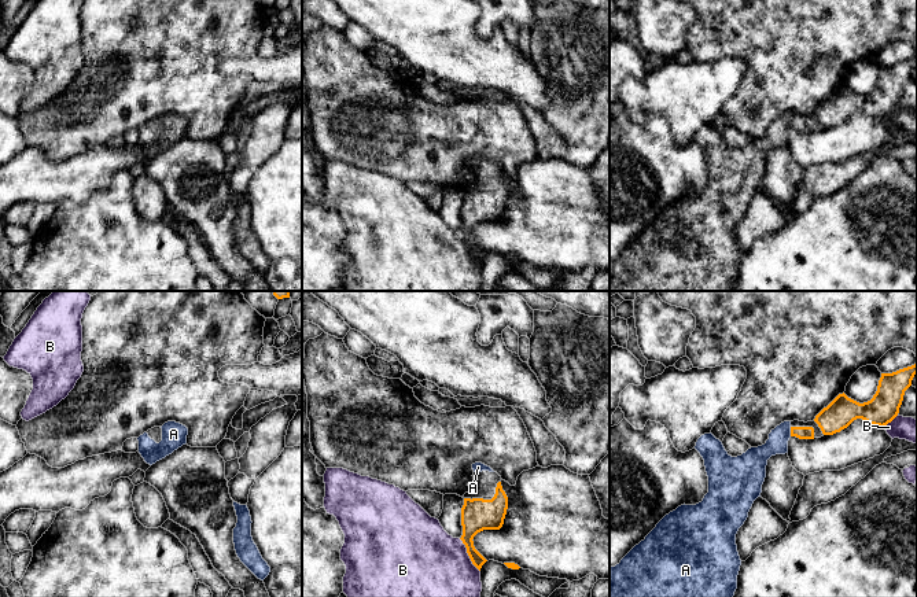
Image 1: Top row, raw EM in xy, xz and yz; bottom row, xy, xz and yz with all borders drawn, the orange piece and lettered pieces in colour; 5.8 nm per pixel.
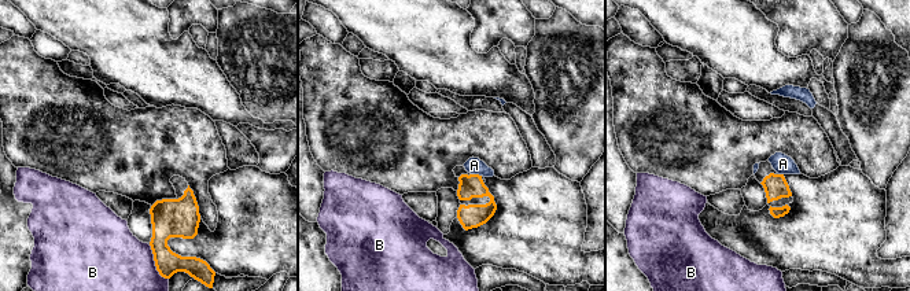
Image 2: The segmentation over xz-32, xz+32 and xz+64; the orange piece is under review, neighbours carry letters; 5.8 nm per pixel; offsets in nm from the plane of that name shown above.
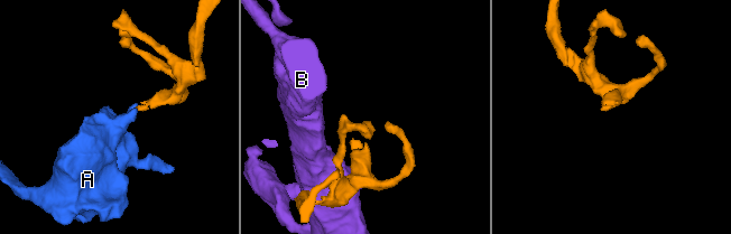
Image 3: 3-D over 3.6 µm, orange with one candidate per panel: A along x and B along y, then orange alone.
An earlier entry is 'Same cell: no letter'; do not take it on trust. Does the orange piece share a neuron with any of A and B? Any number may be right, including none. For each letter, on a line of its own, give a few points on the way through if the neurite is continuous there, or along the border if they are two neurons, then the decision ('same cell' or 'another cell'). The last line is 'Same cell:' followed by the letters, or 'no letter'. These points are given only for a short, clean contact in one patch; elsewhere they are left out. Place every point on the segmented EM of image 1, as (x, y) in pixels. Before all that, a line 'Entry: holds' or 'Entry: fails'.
Entry: fails
A: across yz (802, 432), (791, 431), (777, 443) | same cell
B: along xz (459, 538), (471, 563), (479, 571) | another cell
Same cell: A

